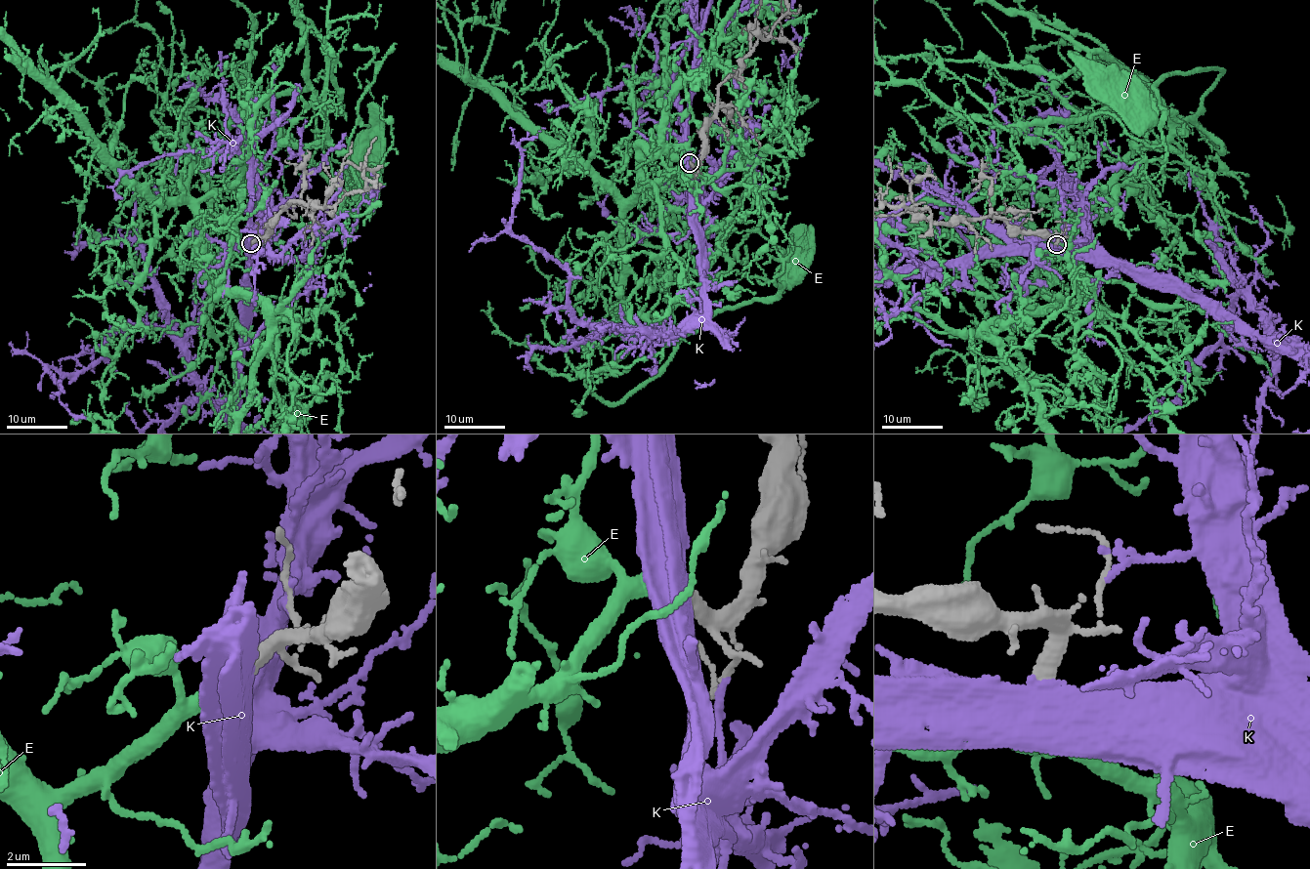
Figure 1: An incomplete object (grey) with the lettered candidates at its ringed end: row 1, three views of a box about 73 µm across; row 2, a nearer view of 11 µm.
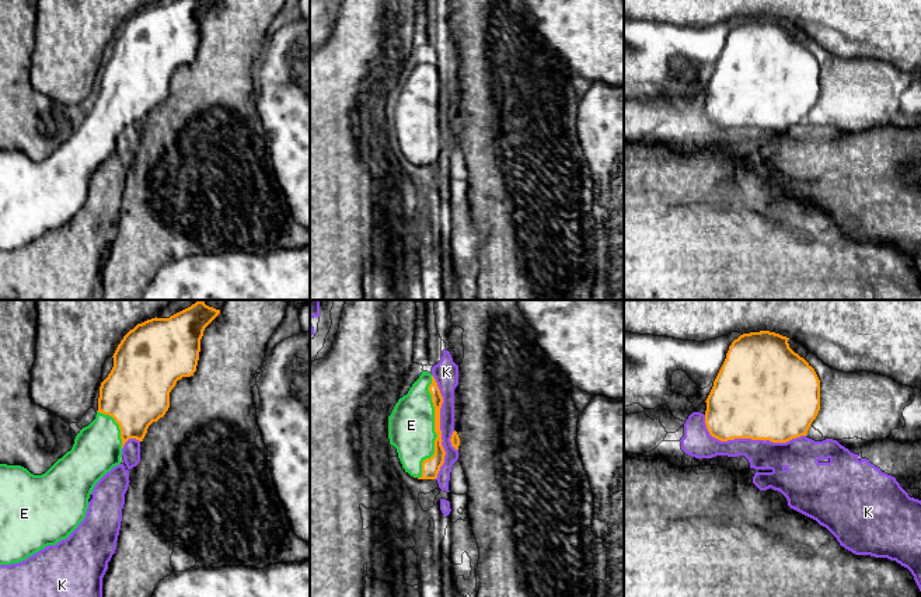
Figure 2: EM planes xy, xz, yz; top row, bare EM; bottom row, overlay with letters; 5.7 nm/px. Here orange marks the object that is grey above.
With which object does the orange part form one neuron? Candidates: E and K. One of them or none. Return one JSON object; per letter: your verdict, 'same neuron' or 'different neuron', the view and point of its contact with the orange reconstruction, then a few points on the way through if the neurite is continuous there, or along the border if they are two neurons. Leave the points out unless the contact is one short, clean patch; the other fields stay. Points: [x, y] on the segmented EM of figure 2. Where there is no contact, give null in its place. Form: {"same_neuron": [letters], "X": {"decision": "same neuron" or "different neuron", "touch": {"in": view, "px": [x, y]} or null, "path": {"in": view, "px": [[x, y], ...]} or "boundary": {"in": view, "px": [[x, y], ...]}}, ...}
{"same_neuron": ["E"], "E": {"decision": "same neuron", "touch": {"in": "xz", "px": [435, 428]}}, "K": {"decision": "different neuron", "touch": {"in": "yz", "px": [749, 437]}}}

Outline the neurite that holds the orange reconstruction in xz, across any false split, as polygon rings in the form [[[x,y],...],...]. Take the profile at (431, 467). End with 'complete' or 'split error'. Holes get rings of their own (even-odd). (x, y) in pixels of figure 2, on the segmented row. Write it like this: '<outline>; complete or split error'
[[[422,371],[388,416],[390,444],[397,448],[405,472],[418,479],[436,479],[444,462],[442,404],[435,377]]]; split error

